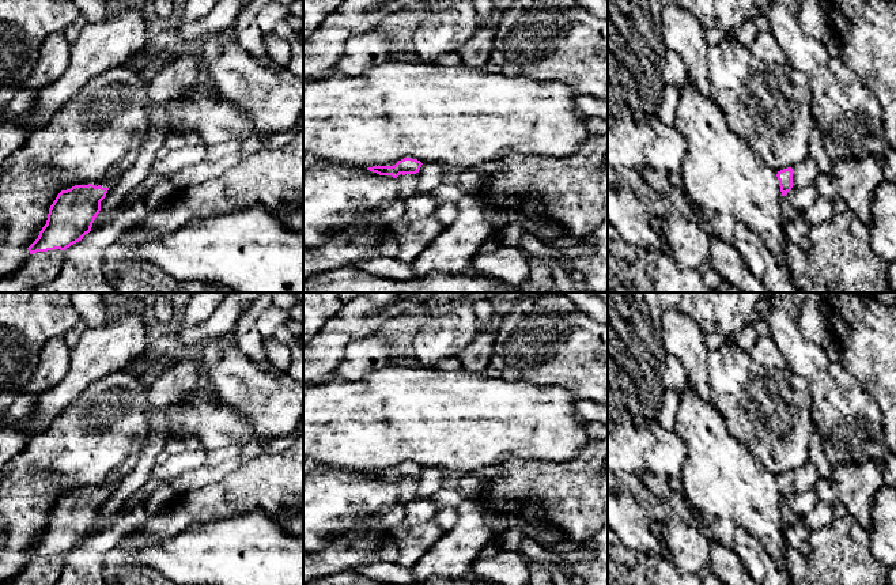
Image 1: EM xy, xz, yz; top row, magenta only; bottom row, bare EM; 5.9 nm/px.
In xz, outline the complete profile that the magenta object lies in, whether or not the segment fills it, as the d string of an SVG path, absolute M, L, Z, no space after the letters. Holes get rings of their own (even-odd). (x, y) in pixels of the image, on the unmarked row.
M404 463L398 465L394 471L373 471L367 475L377 478L379 480L392 480L397 483L400 479L404 480L397 503L407 505L417 499L417 478L421 472L421 467L412 463Z

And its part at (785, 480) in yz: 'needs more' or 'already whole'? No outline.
needs more

